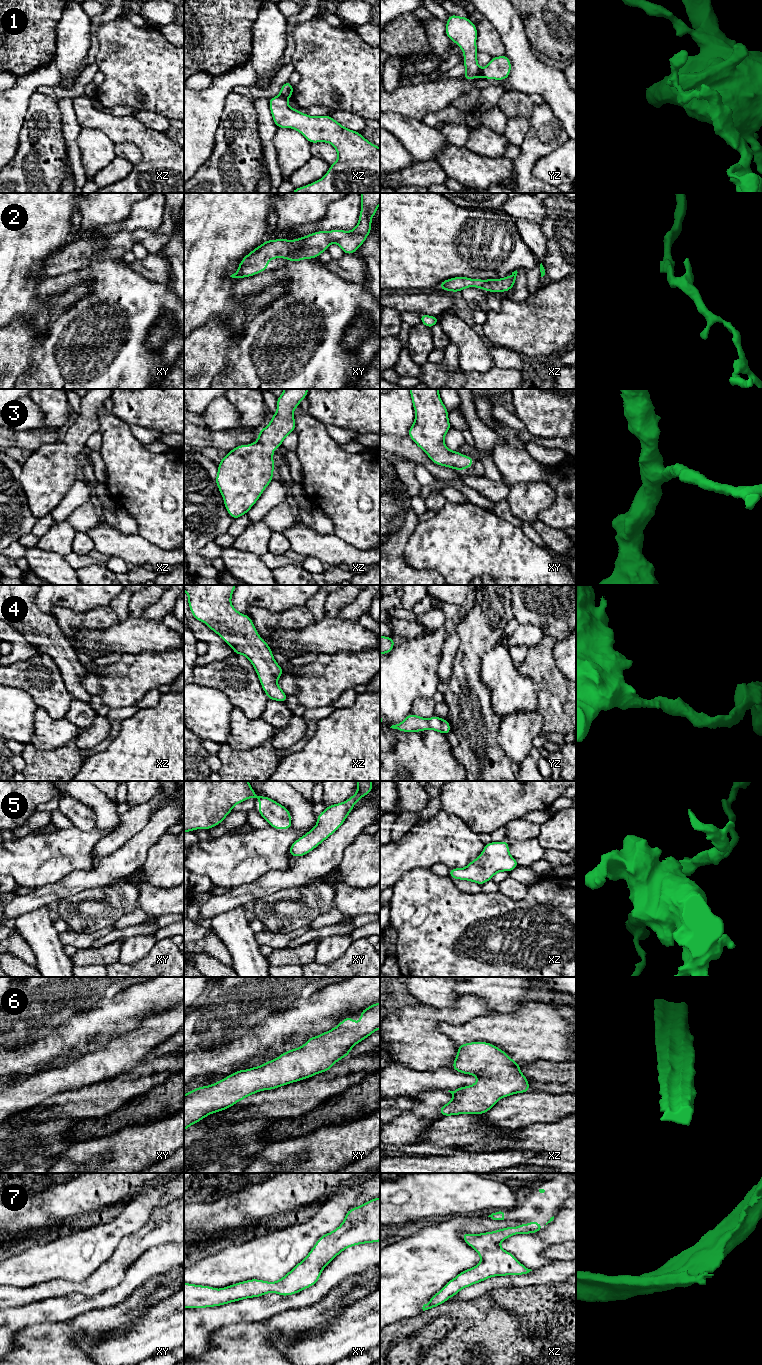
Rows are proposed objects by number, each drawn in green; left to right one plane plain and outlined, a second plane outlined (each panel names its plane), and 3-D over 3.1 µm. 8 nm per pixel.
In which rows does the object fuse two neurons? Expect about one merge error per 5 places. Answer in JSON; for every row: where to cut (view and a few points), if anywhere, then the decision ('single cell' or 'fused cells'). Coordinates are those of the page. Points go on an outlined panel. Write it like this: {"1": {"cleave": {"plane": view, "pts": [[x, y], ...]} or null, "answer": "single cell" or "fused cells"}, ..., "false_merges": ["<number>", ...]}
{"1": {"cleave": {"plane": "xz", "pts": [[280, 95], [286, 98]]}, "answer": "fused cells"}, "2": {"cleave": null, "answer": "single cell"}, "3": {"cleave": null, "answer": "single cell"}, "4": {"cleave": null, "answer": "single cell"}, "5": {"cleave": null, "answer": "single cell"}, "6": {"cleave": null, "answer": "single cell"}, "7": {"cleave": null, "answer": "single cell"}, "false_merges": ["1"]}

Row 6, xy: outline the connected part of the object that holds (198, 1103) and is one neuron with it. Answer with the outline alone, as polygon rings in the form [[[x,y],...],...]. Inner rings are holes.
[[[380,1002],[360,1012],[361,1021],[355,1023],[351,1016],[321,1035],[311,1037],[302,1047],[282,1053],[278,1058],[263,1063],[260,1067],[238,1070],[209,1086],[201,1086],[184,1095],[184,1131],[206,1116],[223,1111],[244,1098],[263,1090],[273,1090],[292,1082],[301,1081],[318,1073],[327,1072],[336,1062],[348,1056],[354,1045],[380,1029]]]

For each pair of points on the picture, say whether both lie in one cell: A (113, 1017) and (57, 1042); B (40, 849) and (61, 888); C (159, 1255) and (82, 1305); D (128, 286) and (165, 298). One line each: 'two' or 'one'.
A: one
B: two
C: one
D: one

